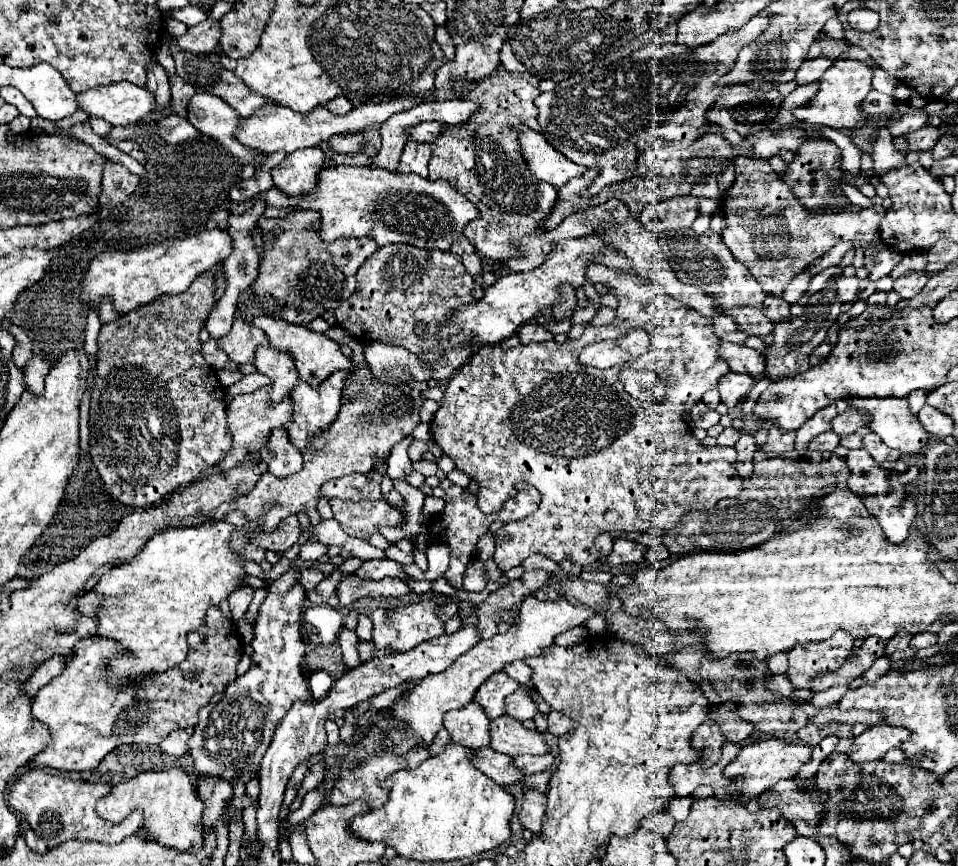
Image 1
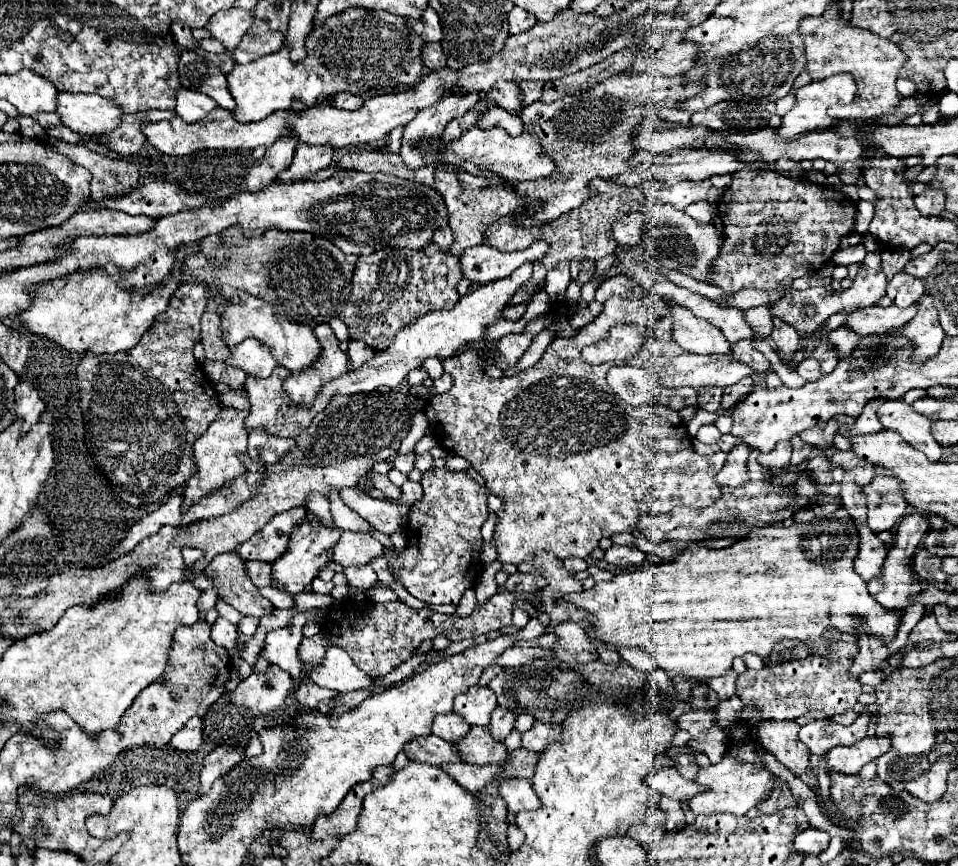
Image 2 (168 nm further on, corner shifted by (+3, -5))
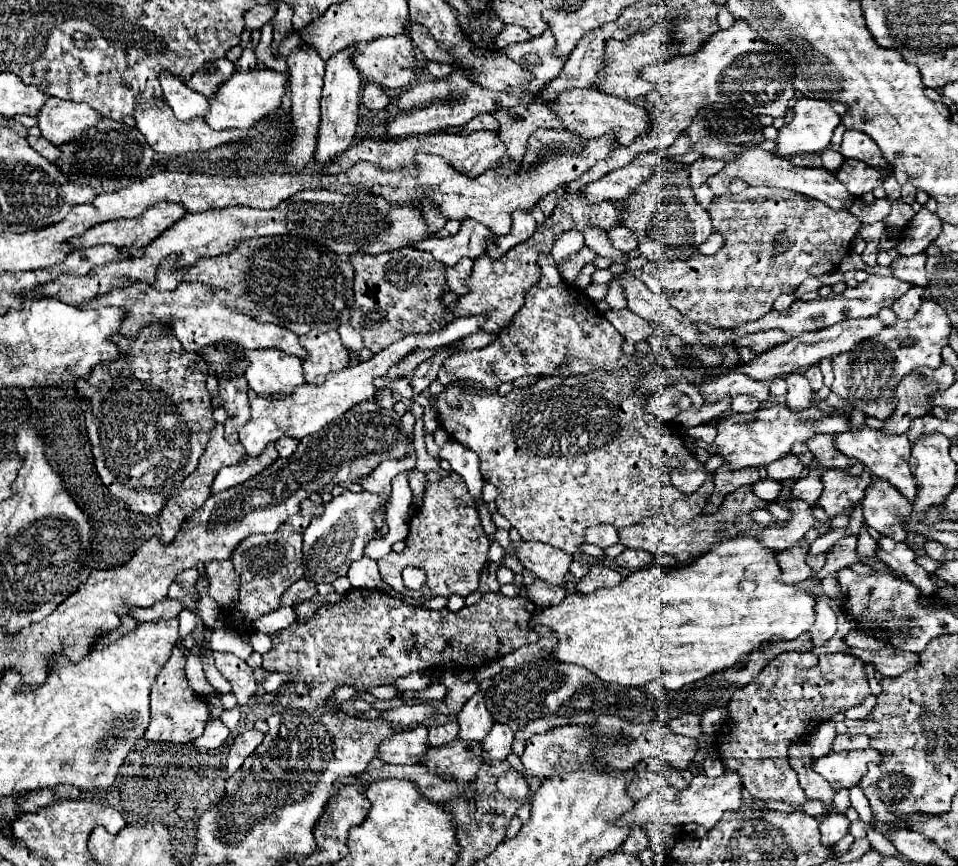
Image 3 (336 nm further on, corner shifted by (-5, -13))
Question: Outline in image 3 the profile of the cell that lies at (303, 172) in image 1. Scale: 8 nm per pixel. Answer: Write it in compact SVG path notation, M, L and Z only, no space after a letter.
M345 49L345 51L335 53L327 61L325 85L323 85L323 97L321 97L321 125L319 125L319 135L317 135L315 169L321 169L329 161L333 161L335 155L345 151L353 143L355 125L359 119L359 89L361 89L361 75L353 63L355 53L357 49Z

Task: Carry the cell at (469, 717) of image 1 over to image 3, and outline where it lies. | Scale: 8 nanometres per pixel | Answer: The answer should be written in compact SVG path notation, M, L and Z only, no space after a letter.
M449 721L449 723L439 725L439 727L429 727L427 745L431 745L431 747L441 747L441 745L457 739L457 731L459 731L459 725L457 725L455 721Z

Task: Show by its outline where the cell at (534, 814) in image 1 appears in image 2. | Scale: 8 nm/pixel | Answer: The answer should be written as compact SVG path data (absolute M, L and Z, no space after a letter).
M517 777L503 779L499 783L499 793L505 799L511 813L519 813L523 809L533 811L539 807L539 797L533 791L531 781L527 781L527 779L517 779Z

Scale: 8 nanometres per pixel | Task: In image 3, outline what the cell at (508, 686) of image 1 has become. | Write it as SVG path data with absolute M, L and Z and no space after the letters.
M475 693L459 711L457 715L457 725L459 725L459 737L469 739L469 741L481 741L489 729L493 727L491 715L485 709L485 701L481 693Z

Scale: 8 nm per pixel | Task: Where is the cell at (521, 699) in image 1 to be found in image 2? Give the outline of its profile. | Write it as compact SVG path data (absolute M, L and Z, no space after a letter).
M497 707L493 713L491 713L491 723L489 723L489 729L493 733L495 739L505 739L513 729L515 729L515 719L517 715L505 707Z

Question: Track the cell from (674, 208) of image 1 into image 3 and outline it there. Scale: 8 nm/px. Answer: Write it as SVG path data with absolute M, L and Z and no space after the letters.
M613 227L611 231L607 231L607 237L611 241L611 245L623 253L629 253L633 249L637 249L637 239L633 237L633 233L627 227Z

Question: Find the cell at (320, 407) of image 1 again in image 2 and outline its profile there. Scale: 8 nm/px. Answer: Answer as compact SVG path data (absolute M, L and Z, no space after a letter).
M321 323L313 329L313 333L323 347L319 361L307 371L291 373L291 377L285 381L285 393L289 401L301 407L313 405L325 383L347 373L347 355L339 349L339 339L331 327L327 323Z

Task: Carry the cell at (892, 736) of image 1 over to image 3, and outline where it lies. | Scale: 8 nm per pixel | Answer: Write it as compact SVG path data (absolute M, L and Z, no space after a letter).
M875 749L863 751L829 751L827 755L813 761L813 769L823 775L833 791L855 787L867 773L869 763L881 761L881 753Z

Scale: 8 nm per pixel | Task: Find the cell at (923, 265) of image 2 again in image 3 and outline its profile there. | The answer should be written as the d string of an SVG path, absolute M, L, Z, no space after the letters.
M911 255L911 257L895 257L891 263L893 277L903 281L913 281L919 287L927 287L927 275L925 275L925 259L927 255Z

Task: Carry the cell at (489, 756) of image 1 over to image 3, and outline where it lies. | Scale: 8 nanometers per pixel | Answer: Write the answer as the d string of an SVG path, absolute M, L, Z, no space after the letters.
M421 725L413 731L395 733L395 737L383 741L383 745L379 745L377 757L383 763L391 763L391 765L419 765L427 749L429 749L427 727Z

